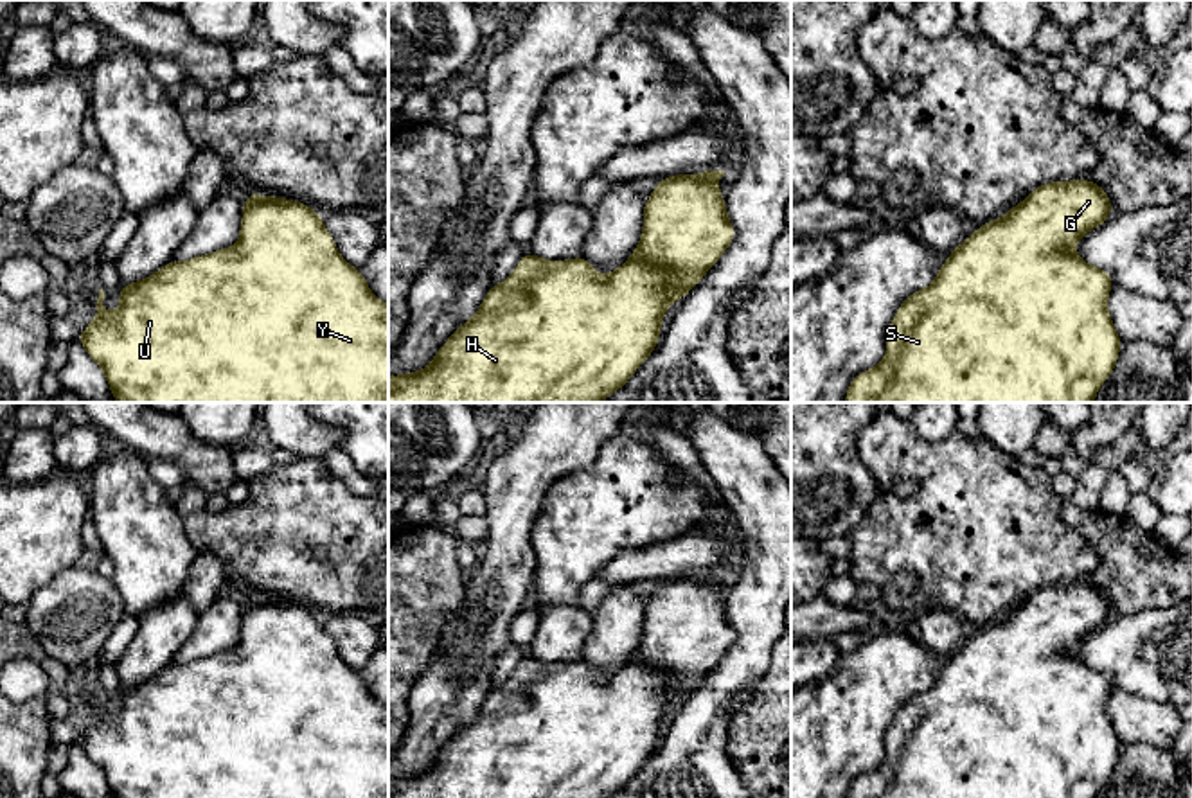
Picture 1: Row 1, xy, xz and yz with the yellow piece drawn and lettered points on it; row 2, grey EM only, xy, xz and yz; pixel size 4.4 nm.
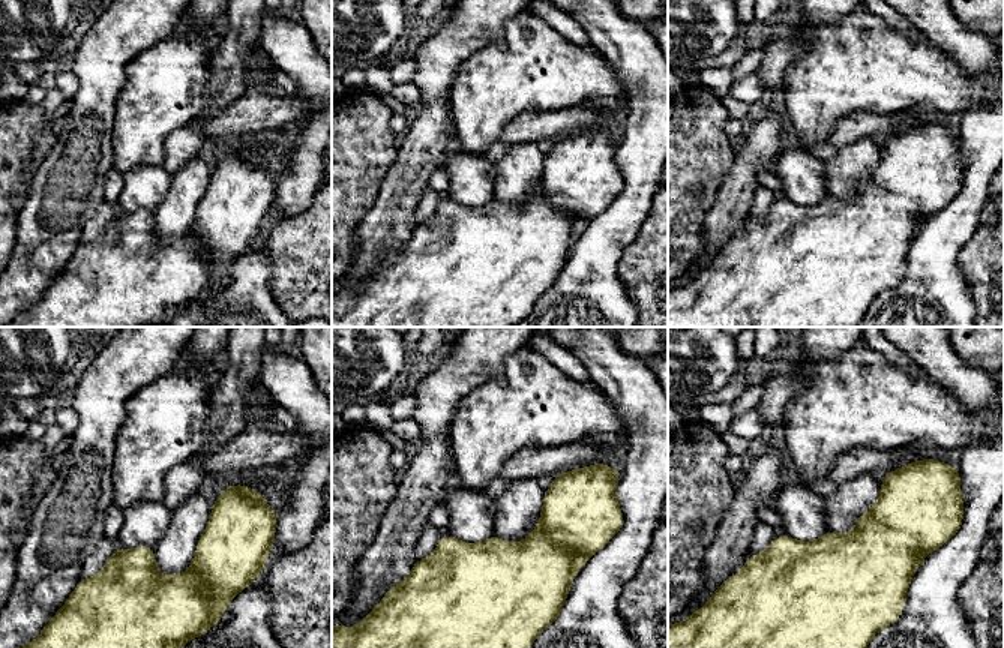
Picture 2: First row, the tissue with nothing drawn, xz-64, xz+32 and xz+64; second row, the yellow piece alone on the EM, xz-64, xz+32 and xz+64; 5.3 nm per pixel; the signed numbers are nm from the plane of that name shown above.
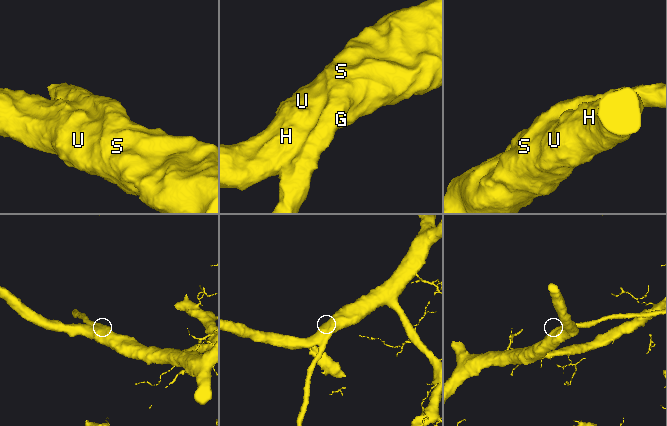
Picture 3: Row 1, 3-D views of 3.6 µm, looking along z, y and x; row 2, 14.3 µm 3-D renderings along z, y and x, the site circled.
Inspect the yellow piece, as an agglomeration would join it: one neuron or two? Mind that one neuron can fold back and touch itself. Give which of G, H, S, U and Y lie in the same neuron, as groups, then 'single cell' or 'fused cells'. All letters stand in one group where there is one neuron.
G H S U Y; single cell

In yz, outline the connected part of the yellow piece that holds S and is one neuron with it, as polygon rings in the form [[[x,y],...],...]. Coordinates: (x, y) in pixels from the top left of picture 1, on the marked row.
[[[1093,180],[1043,183],[1003,217],[983,223],[955,248],[937,271],[931,286],[912,293],[895,311],[886,332],[886,356],[868,370],[859,372],[849,385],[845,403],[1093,403],[1095,394],[1113,372],[1122,340],[1107,313],[1113,288],[1111,273],[1084,262],[1073,246],[1090,230],[1100,226],[1113,214],[1109,196]]]

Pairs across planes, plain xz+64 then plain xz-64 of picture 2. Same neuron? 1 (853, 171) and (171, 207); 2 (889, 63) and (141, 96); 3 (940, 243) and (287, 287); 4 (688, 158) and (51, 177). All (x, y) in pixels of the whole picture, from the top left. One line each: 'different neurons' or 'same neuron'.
1: same neuron
2: same neuron
3: different neurons
4: different neurons

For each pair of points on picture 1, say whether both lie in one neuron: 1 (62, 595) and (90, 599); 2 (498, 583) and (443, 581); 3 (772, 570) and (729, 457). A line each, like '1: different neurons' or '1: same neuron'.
1: same neuron
2: different neurons
3: same neuron

